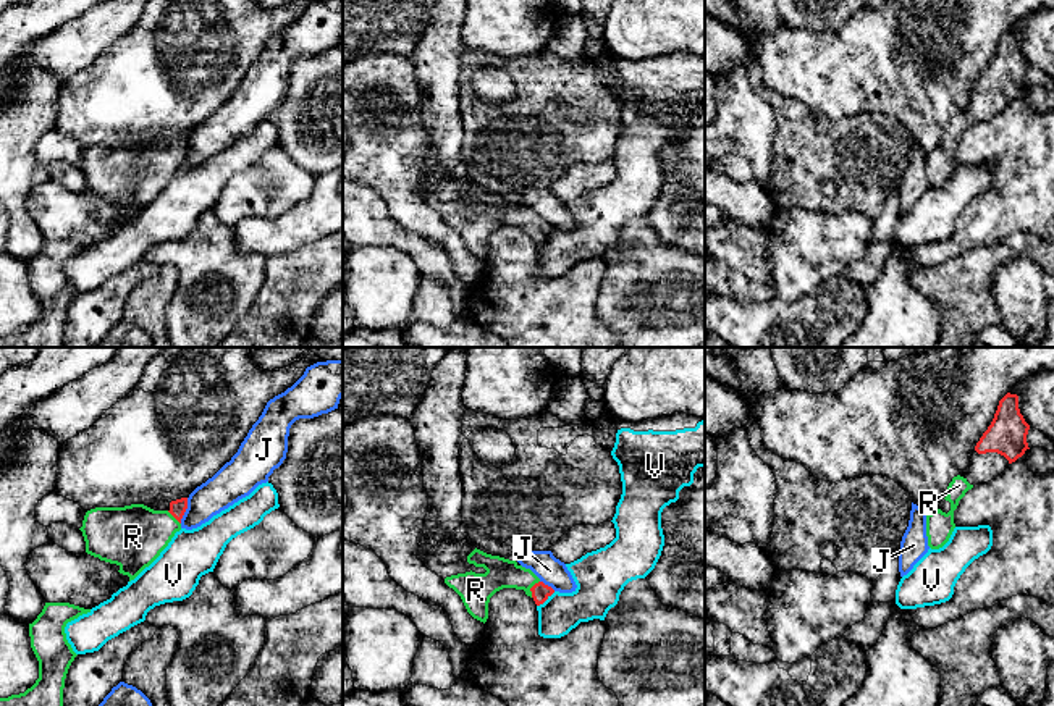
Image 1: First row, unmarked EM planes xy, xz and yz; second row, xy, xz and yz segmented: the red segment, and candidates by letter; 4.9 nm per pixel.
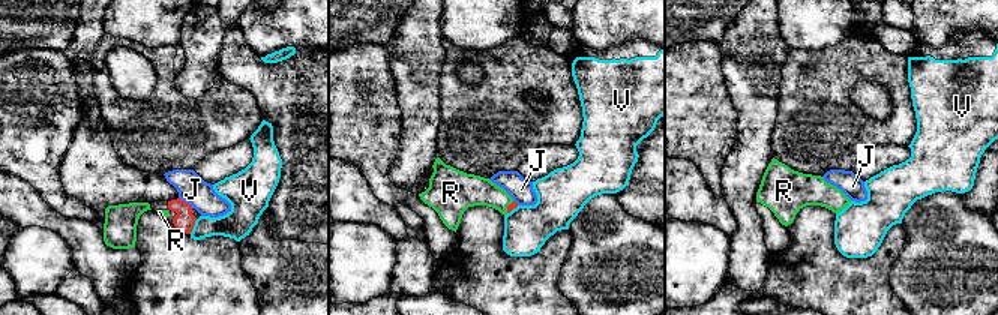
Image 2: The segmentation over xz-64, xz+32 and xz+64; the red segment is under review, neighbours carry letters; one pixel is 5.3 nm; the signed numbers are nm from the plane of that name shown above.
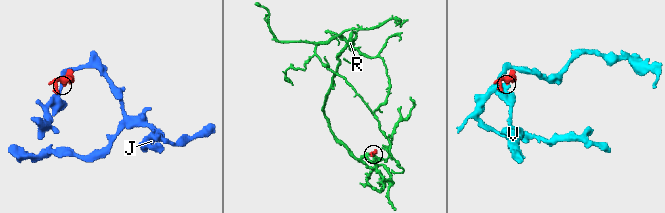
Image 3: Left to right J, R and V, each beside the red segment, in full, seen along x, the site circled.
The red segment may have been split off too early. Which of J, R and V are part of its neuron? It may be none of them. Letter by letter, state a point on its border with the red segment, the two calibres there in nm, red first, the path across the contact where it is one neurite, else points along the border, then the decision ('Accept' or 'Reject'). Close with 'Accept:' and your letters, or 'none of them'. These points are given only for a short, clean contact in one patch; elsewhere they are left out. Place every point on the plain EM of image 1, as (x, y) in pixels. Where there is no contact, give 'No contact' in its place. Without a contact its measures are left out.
J: Touches red at xy (185, 149). Thickness 80 nm (red) against 180 nm. Boundary: xy (188, 136), (188, 146), (180, 160). Reject
R: Touches red at xz (531, 226). Thickness 90 nm (red) against 150 nm. Accept
V: Touches red at xz (545, 238). Thickness 90 nm (red) against 200 nm. Boundary: xz (555, 230), (537, 244). Reject
Accept: R

